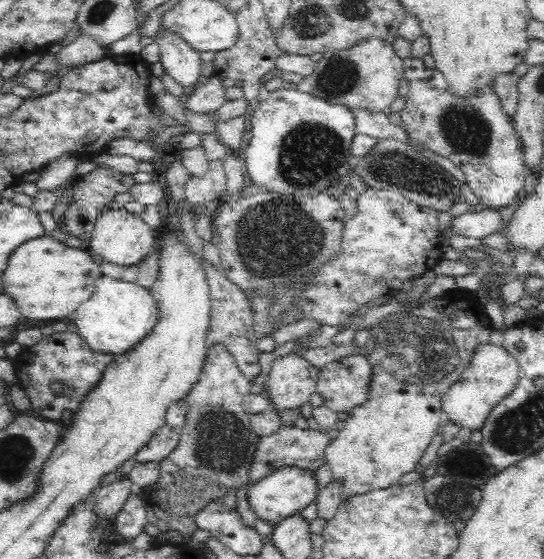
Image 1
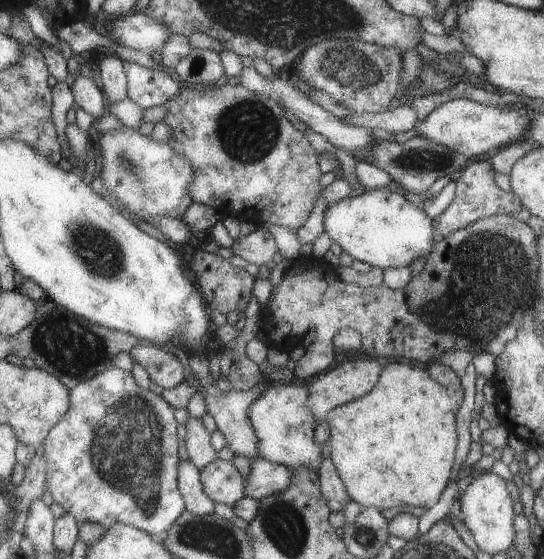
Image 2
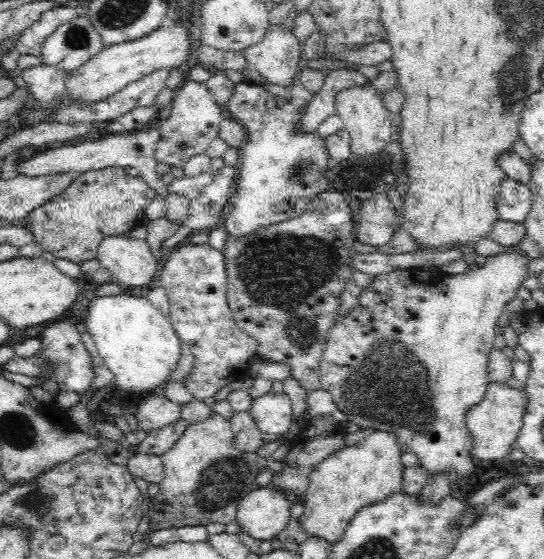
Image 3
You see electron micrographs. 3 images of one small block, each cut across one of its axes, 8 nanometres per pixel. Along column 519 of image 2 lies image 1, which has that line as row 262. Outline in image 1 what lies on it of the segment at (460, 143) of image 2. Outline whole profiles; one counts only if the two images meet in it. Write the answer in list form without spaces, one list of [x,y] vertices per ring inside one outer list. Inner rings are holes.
[[[124,207],[117,210],[108,208],[102,210],[85,245],[92,256],[101,256],[105,262],[112,262],[118,266],[139,264],[148,256],[150,250],[154,251],[152,246],[154,246],[154,228]]]

